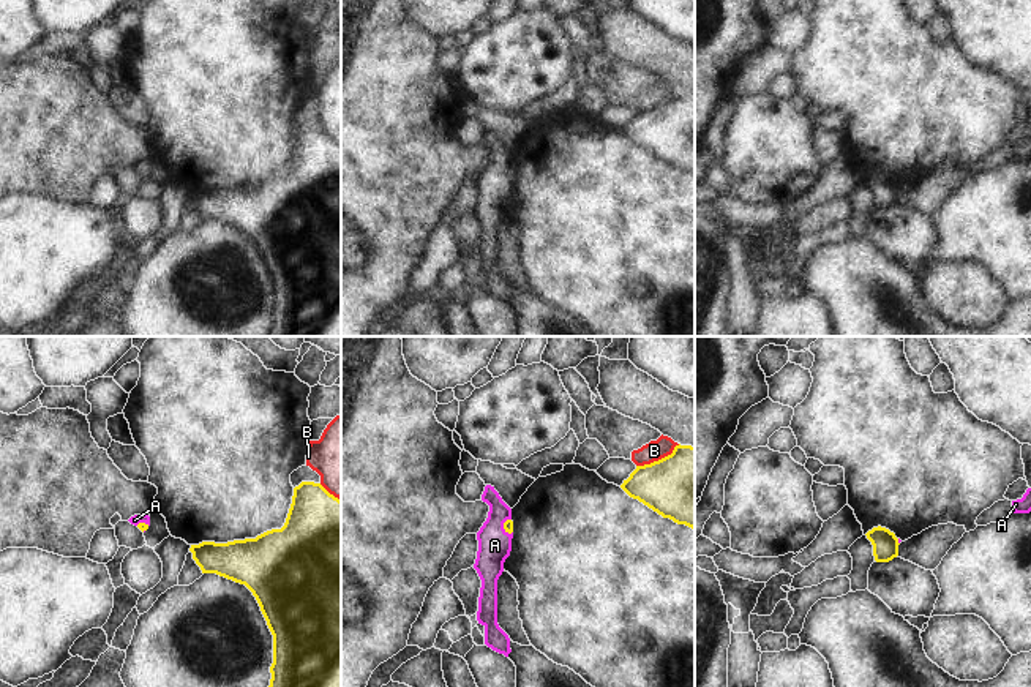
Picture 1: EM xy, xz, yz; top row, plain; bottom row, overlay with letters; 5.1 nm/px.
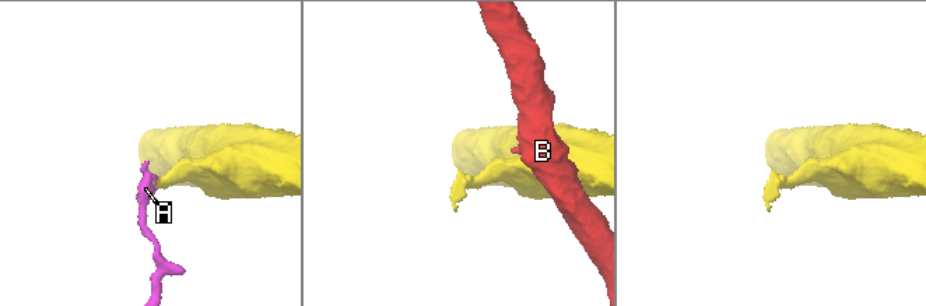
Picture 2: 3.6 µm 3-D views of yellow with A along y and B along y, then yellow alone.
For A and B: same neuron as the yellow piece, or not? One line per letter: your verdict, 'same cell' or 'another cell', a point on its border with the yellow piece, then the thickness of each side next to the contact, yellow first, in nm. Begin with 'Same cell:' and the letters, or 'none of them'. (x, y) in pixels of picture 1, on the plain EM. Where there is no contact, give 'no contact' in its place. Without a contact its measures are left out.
Same cell: A
A: same cell; meets yellow in xz at (504, 172); 50 nm thick on the yellow side, 170 nm on the other
B: another cell; meets yellow in xz at (659, 106); 400 nm thick on the yellow side, 100 nm on the other

